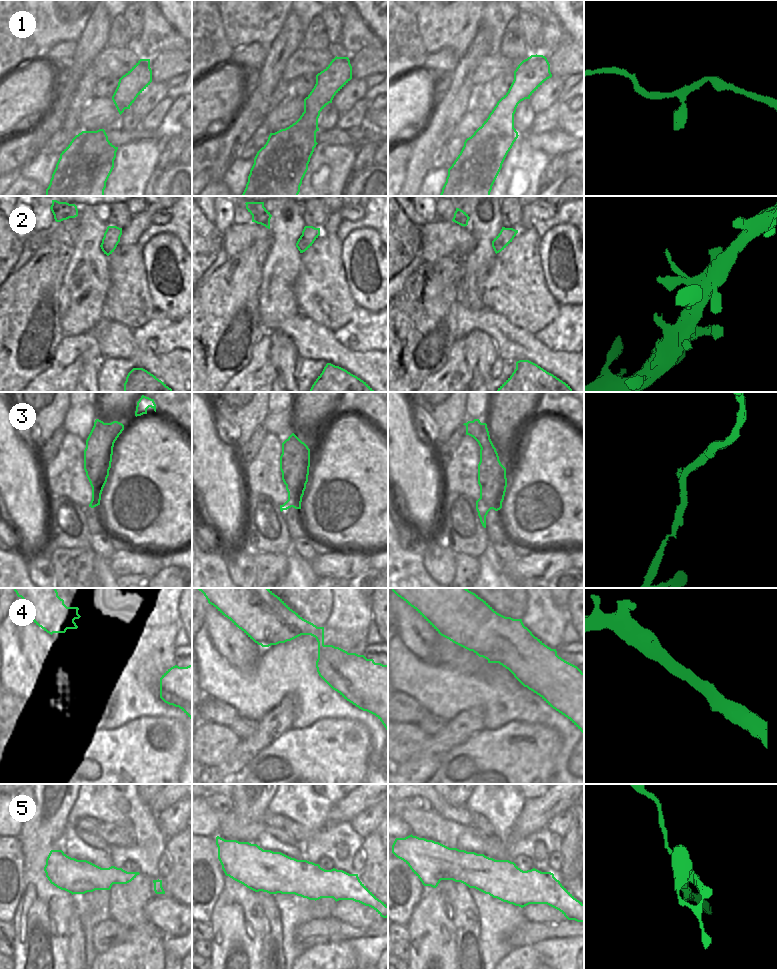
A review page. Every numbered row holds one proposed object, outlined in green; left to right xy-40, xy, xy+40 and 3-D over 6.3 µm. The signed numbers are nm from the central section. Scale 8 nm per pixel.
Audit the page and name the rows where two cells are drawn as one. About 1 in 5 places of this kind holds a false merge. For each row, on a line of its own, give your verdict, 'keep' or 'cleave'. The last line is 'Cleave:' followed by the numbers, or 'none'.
1: keep
2: keep
3: keep
4: keep
5: cleave
Cleave: 5

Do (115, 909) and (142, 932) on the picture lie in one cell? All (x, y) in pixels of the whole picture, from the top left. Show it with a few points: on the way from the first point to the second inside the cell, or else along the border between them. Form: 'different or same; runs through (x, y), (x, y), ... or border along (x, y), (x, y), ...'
same; runs through (122, 912), (135, 925)

